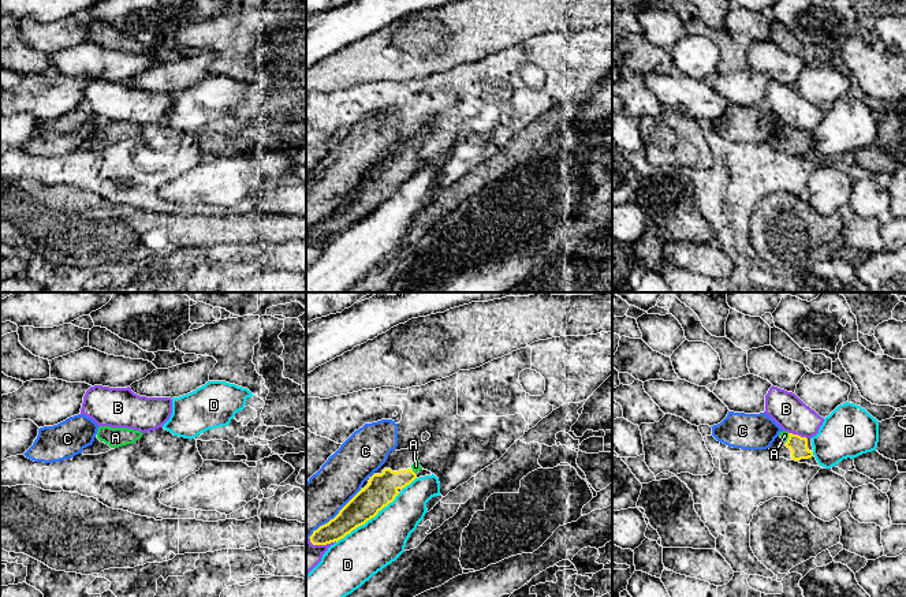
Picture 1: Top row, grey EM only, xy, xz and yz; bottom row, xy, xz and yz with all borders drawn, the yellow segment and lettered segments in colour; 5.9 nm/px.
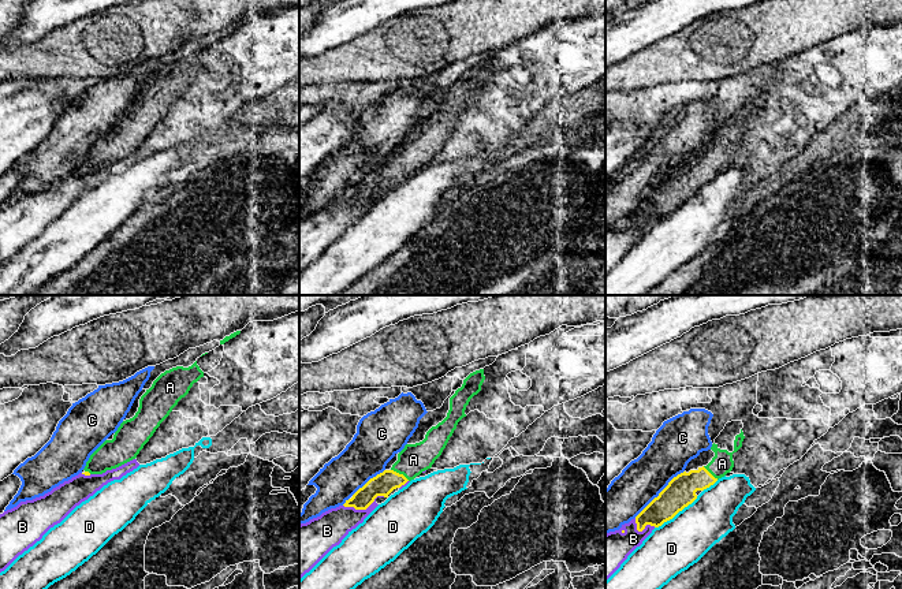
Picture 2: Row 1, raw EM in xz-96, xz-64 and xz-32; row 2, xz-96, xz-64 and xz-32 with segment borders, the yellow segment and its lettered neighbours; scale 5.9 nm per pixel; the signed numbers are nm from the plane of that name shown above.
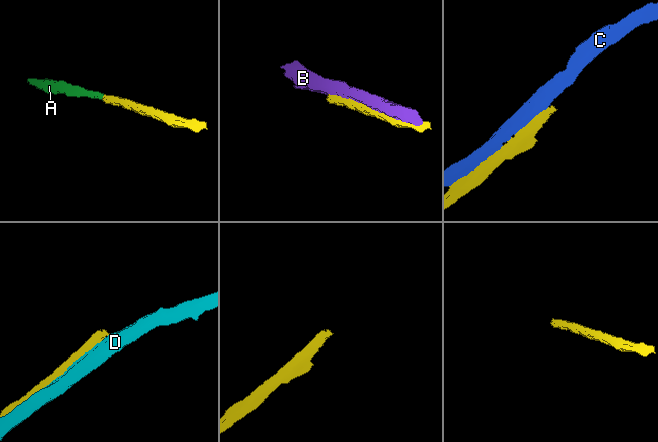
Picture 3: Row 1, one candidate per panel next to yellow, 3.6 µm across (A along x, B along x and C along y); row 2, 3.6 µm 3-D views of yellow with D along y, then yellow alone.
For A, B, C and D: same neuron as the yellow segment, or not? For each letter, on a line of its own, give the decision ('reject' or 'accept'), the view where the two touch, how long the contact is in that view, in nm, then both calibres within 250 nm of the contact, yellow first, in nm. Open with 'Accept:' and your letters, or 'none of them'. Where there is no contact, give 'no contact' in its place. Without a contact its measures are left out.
Accept: A
A: accept; meets yellow in yz; contact 50 nm long; 110 nm thick on the yellow side, 50 nm on the other
B: reject; meets yellow in yz; contact 120 nm long; 110 nm thick on the yellow side, 200 nm on the other
C: reject; meets yellow in xz; contact 420 nm long; 170 nm thick on the yellow side, 280 nm on the other
D: reject; meets yellow in xz; contact 480 nm long; 180 nm thick on the yellow side, 280 nm on the other

